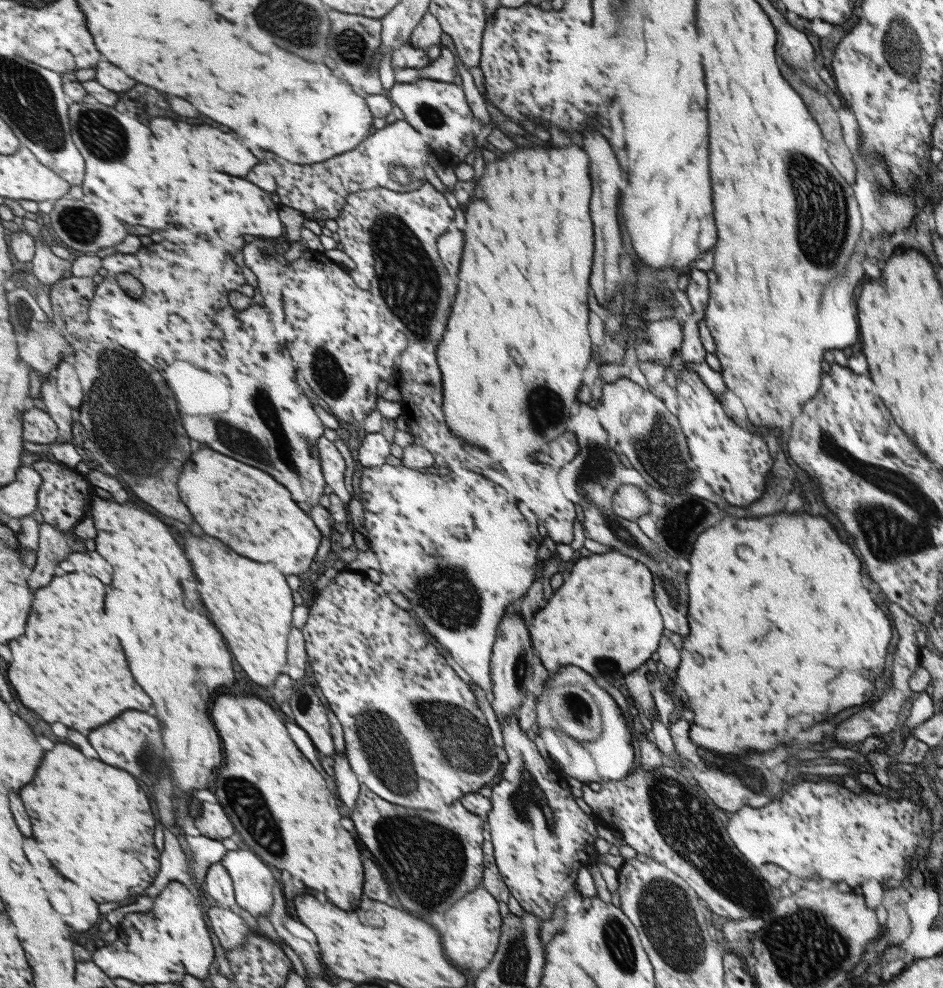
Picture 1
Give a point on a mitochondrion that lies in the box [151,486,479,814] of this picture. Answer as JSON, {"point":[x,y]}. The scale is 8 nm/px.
{"point":[373,728]}

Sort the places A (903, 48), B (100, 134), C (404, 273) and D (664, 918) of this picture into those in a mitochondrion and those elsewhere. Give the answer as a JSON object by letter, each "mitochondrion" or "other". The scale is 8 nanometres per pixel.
{"A":"mitochondrion","B":"mitochondrion","C":"mitochondrion","D":"mitochondrion"}

